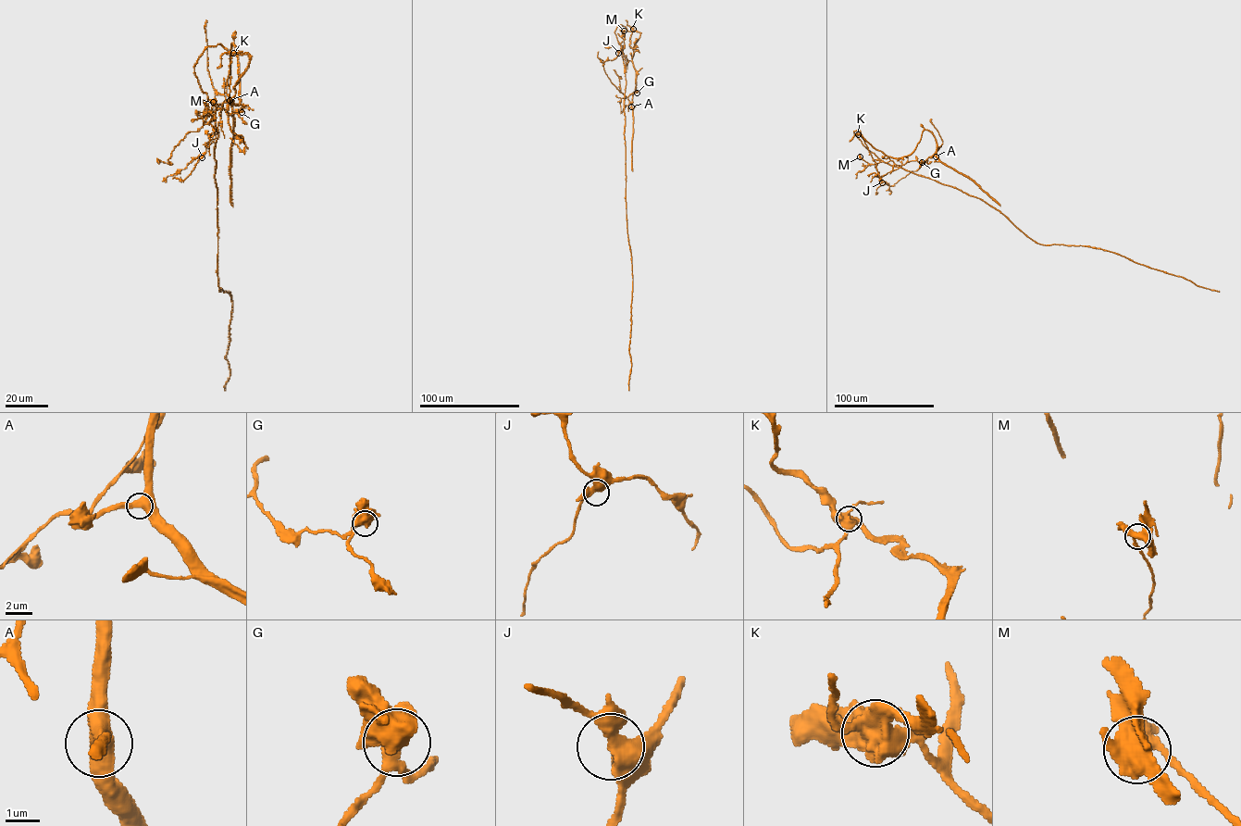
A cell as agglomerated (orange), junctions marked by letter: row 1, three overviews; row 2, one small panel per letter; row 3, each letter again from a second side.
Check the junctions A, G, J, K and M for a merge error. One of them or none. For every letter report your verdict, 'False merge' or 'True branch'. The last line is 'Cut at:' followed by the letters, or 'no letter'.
A: True branch
G: True branch
J: True branch
K: False merge
M: True branch
Cut at: K

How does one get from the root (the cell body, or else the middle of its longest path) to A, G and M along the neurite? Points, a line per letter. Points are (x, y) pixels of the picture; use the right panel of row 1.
A: (927, 178), (883, 162), (853, 131), (900, 158), (928, 130), (936, 156)
G: (927, 178), (883, 162), (853, 131), (900, 158), (928, 130), (936, 155), (922, 162)
M: (927, 178), (883, 162), (869, 164), (860, 156)

